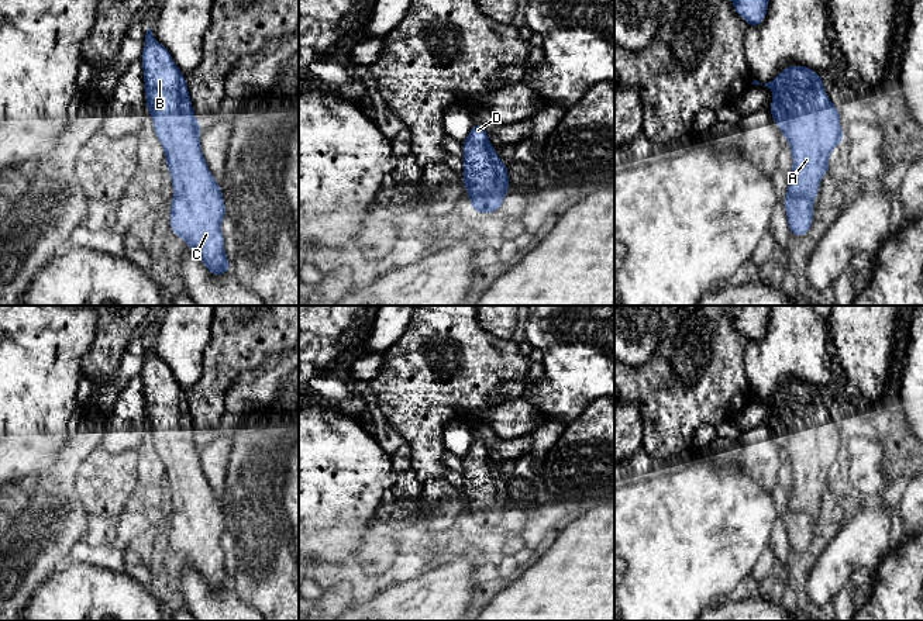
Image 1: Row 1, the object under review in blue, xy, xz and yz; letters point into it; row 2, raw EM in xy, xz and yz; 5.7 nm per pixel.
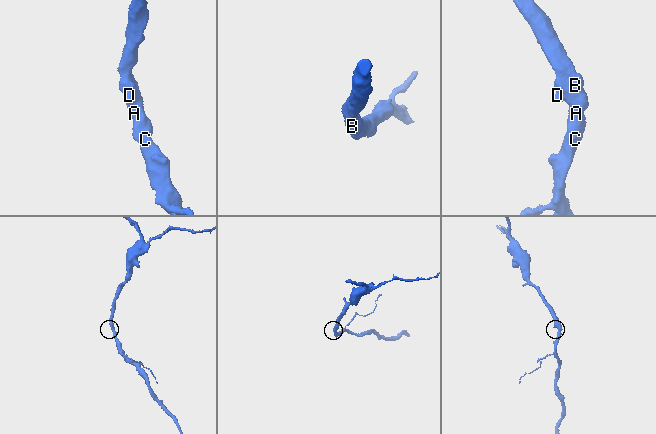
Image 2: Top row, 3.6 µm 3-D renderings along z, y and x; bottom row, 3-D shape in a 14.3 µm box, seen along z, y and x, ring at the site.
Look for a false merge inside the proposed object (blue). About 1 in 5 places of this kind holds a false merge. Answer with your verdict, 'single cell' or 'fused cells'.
single cell

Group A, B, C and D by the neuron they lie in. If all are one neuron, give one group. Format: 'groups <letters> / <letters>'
groups A B C D

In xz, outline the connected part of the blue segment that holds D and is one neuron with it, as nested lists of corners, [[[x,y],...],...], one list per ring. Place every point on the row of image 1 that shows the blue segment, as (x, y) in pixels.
[[[475,123],[461,142],[464,156],[462,182],[475,214],[496,214],[512,187],[507,165],[503,163],[488,138],[486,128]]]

